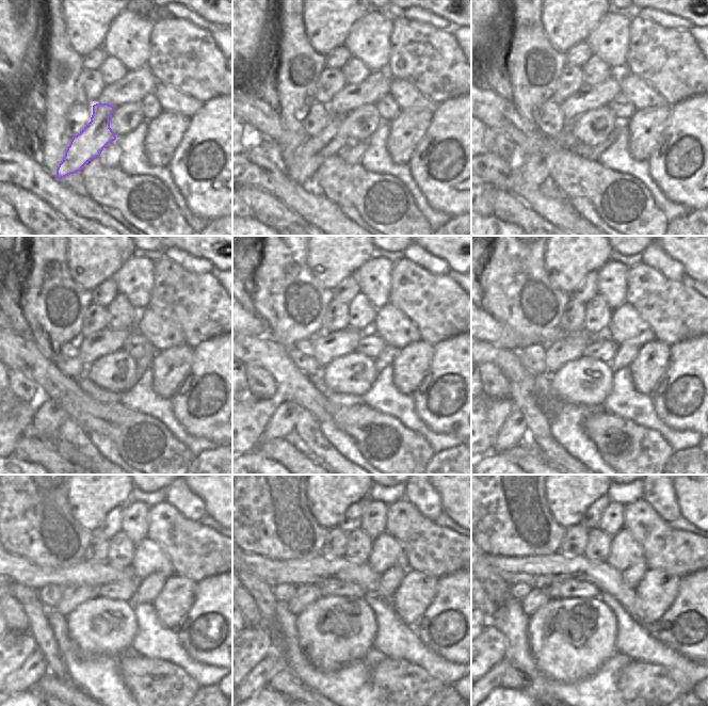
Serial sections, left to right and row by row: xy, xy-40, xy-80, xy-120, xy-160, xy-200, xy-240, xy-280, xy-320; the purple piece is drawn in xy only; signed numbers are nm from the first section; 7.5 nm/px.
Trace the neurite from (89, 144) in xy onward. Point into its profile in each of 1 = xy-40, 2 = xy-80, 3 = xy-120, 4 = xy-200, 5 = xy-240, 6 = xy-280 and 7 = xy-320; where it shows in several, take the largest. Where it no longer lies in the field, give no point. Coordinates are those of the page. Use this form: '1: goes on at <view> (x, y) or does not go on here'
1: goes on at xy-40 (308, 158)
2: goes on at xy-80 (533, 170)
3: goes on at xy-120 (50, 415)
4: goes on at xy-200 (513, 431)
5: goes on at xy-240 (26, 677)
6: goes on at xy-280 (260, 675)
7: goes on at xy-320 (493, 676)

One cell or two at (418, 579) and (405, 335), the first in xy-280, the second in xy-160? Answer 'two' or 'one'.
two

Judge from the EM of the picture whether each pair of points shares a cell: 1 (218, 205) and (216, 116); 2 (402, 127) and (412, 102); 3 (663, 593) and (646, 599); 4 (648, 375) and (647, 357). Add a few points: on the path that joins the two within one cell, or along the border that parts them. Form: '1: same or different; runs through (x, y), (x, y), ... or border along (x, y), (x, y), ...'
1: same; runs through (194, 181), (177, 163), (187, 143), (193, 138)
2: different; border along (400, 109), (430, 109), (432, 111)
3: same; runs through (659, 593), (650, 599)
4: same; runs through (648, 371), (648, 362)

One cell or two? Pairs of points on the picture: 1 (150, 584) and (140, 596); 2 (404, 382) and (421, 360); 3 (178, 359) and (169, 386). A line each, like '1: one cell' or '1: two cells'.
1: one cell
2: one cell
3: one cell

